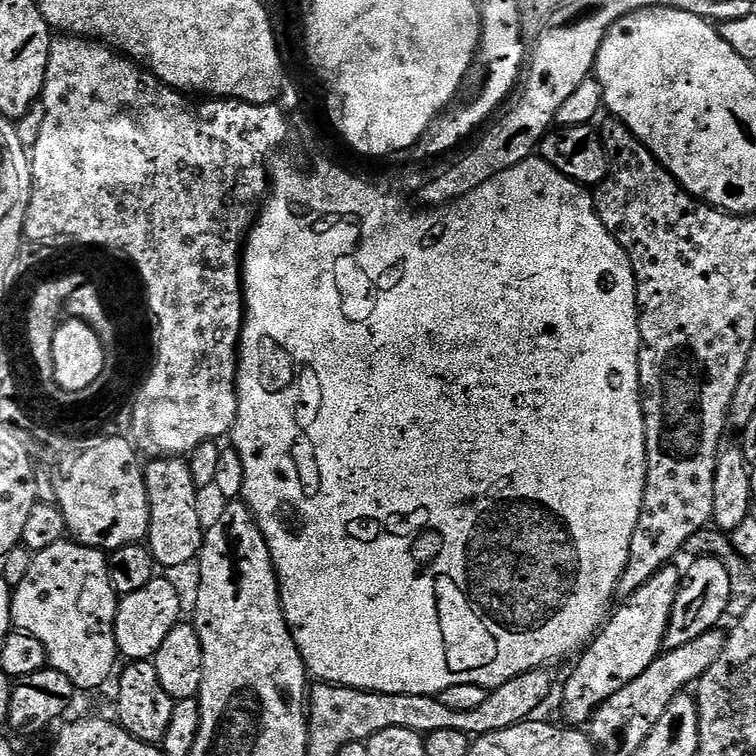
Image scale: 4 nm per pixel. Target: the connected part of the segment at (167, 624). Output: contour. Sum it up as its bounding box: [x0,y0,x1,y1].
[116,578,184,662]

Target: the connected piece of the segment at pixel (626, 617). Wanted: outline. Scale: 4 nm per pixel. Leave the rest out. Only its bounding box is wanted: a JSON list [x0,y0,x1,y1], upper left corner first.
[564,566,682,725]

